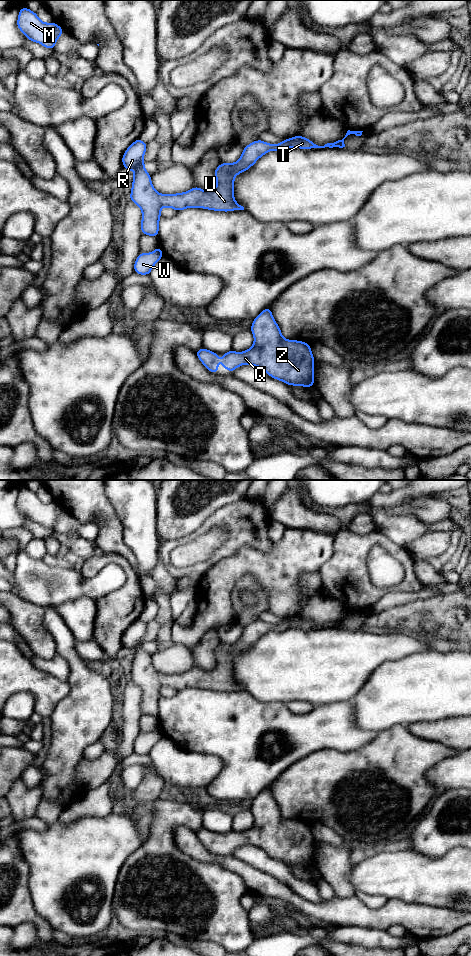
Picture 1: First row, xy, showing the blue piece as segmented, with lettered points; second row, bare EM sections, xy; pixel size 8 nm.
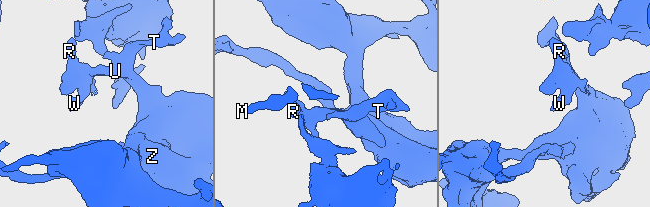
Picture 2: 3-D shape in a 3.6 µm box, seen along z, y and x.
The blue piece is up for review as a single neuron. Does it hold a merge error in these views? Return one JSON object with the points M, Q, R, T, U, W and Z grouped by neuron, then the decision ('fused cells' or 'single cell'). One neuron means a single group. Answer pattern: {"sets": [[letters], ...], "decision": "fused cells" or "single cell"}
{"sets": [["M", "Q", "R", "T", "U", "W", "Z"]], "decision": "single cell"}

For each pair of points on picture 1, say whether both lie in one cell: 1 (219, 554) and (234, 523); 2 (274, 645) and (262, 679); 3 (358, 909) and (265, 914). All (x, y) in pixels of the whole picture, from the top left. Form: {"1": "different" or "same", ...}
{"1": "same", "2": "same", "3": "different"}

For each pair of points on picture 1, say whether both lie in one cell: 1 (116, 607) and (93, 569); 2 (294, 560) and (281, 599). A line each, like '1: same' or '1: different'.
1: same
2: same

